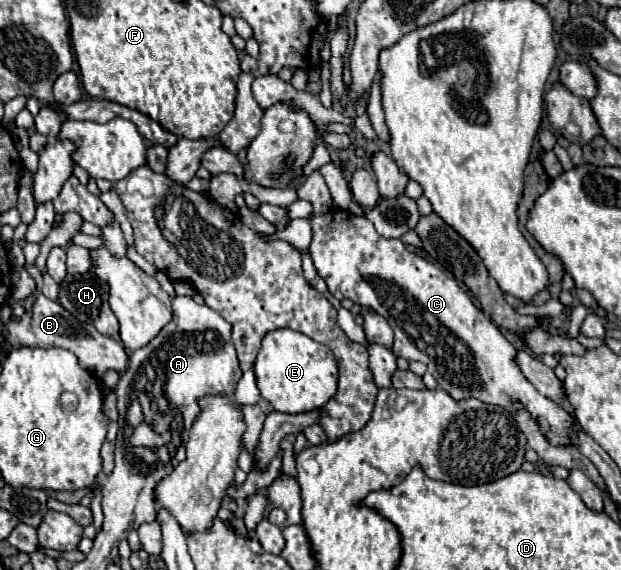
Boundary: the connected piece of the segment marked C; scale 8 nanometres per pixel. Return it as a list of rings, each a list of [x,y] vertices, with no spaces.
[[[331,208],[323,216],[309,216],[313,224],[311,258],[319,276],[327,282],[329,292],[337,298],[349,298],[359,306],[379,312],[395,332],[393,352],[405,360],[419,360],[433,374],[439,388],[449,392],[453,400],[477,398],[487,404],[495,404],[513,412],[513,402],[521,402],[525,410],[535,418],[543,436],[551,446],[573,446],[577,420],[561,404],[545,398],[523,378],[517,364],[517,348],[501,334],[501,330],[473,304],[469,294],[445,272],[436,262],[419,258],[409,252],[401,240],[387,240],[377,234],[377,230],[363,216],[355,216],[341,208]]]

